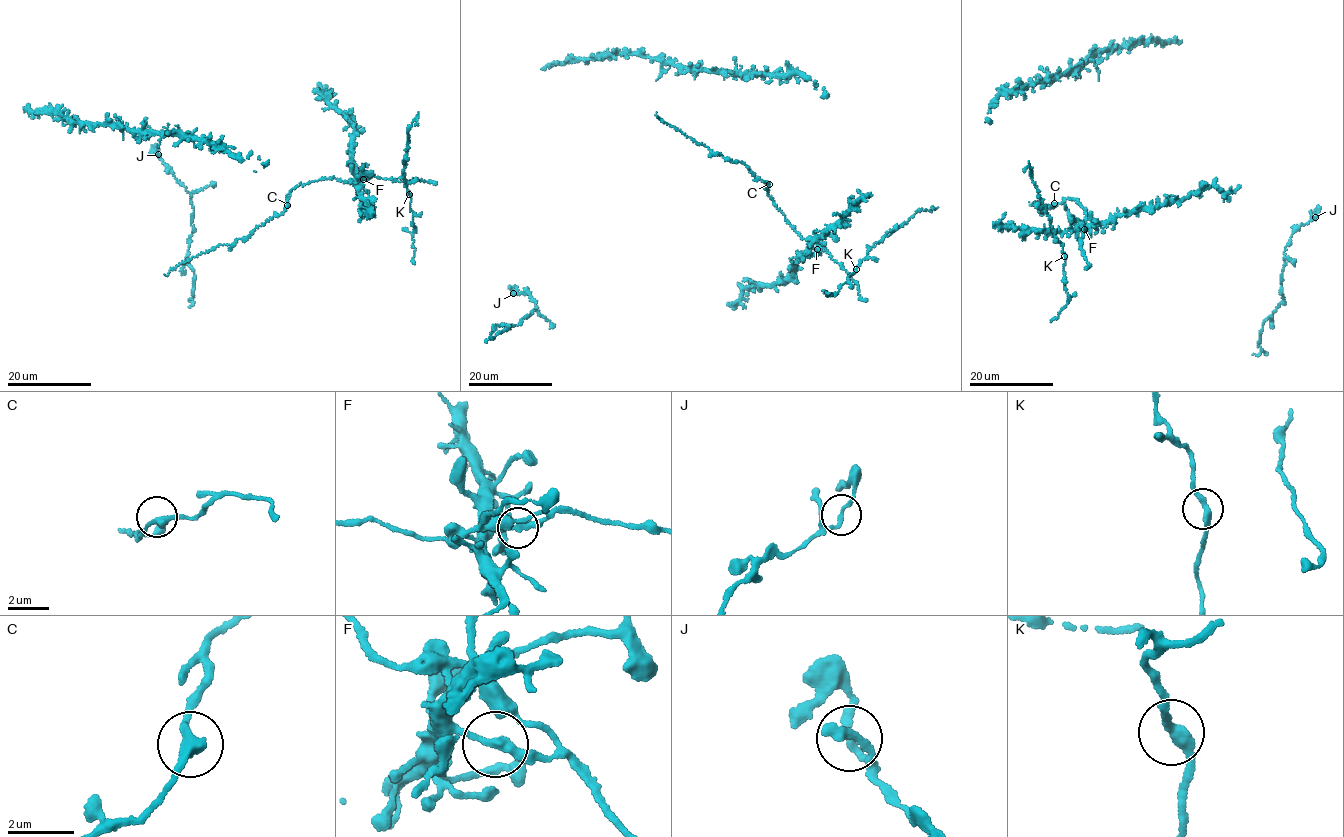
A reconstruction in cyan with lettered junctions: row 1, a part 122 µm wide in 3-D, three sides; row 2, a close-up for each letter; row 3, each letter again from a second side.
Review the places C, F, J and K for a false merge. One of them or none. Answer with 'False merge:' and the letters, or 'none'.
False merge: F

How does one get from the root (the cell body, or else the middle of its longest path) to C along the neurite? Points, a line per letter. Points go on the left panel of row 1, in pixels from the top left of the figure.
C: (355, 180), (347, 182), (334, 177), (300, 184), (289, 192), (287, 205)

